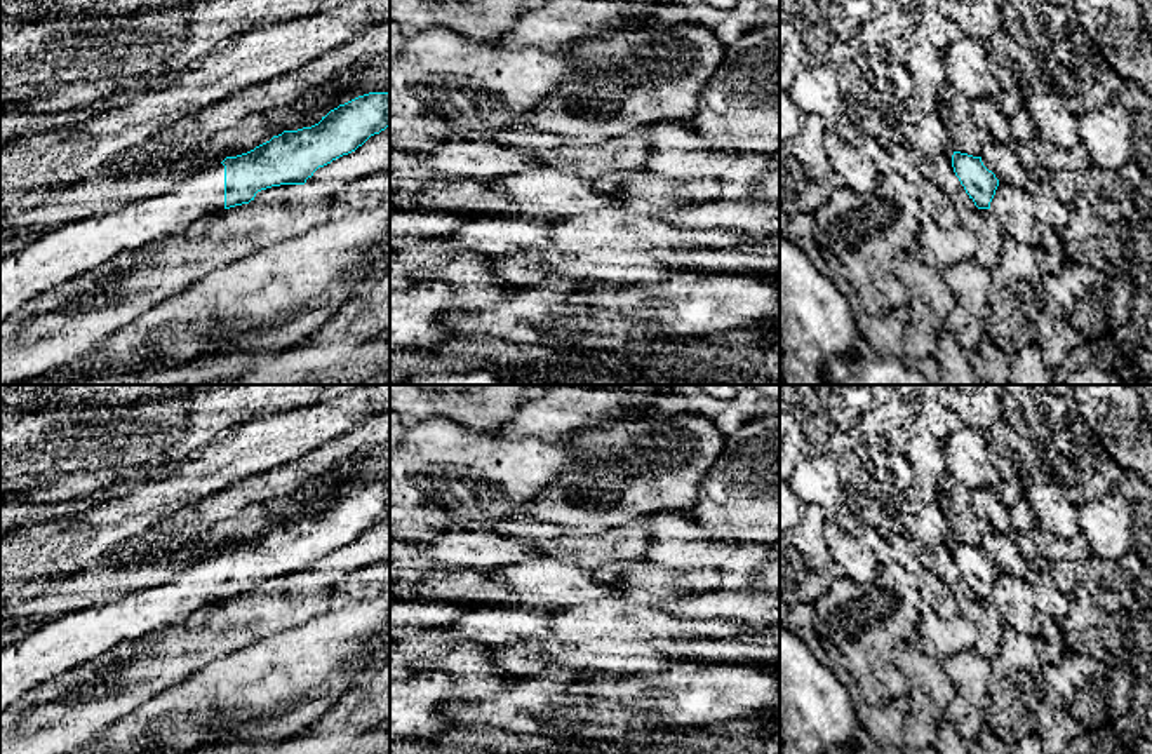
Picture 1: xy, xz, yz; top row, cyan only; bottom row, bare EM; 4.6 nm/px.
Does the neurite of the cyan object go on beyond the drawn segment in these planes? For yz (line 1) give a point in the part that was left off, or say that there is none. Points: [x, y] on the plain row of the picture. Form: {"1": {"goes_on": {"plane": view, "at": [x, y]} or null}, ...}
{"1": {"goes_on": null}}

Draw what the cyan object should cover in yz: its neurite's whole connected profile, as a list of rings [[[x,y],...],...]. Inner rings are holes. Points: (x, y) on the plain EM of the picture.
[[[954,542],[952,557],[975,596],[990,599],[999,569],[983,555],[981,547]]]

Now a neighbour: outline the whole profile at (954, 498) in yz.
[[[945,472],[936,488],[934,503],[941,508],[952,531],[952,540],[980,547],[990,524],[971,508],[971,489]]]

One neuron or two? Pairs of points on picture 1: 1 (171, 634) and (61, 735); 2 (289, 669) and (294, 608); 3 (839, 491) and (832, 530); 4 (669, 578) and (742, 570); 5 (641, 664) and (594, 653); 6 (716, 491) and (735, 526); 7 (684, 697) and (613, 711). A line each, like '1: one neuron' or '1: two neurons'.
1: one neuron
2: two neurons
3: one neuron
4: two neurons
5: one neuron
6: one neuron
7: two neurons

